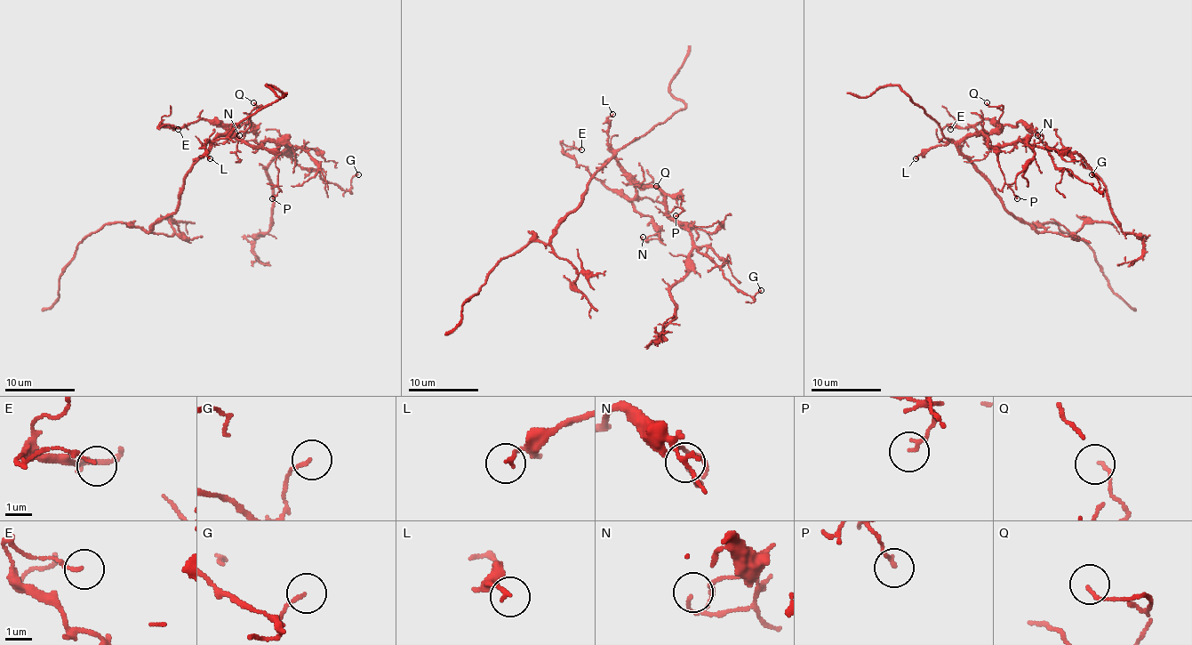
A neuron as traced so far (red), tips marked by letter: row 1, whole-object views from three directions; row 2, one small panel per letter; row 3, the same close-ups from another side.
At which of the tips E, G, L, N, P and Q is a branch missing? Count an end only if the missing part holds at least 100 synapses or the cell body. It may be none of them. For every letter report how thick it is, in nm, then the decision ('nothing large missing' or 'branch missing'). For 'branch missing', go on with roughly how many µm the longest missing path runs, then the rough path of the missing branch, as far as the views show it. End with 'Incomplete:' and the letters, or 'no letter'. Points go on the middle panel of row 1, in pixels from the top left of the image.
E: calibre 110 nm; nothing large missing
G: calibre 110 nm; nothing large missing
L: calibre 140 nm; nothing large missing
N: calibre 110 nm; nothing large missing
P: calibre 150 nm; nothing large missing
Q: calibre 110 nm; nothing large missing
Incomplete: no letter

